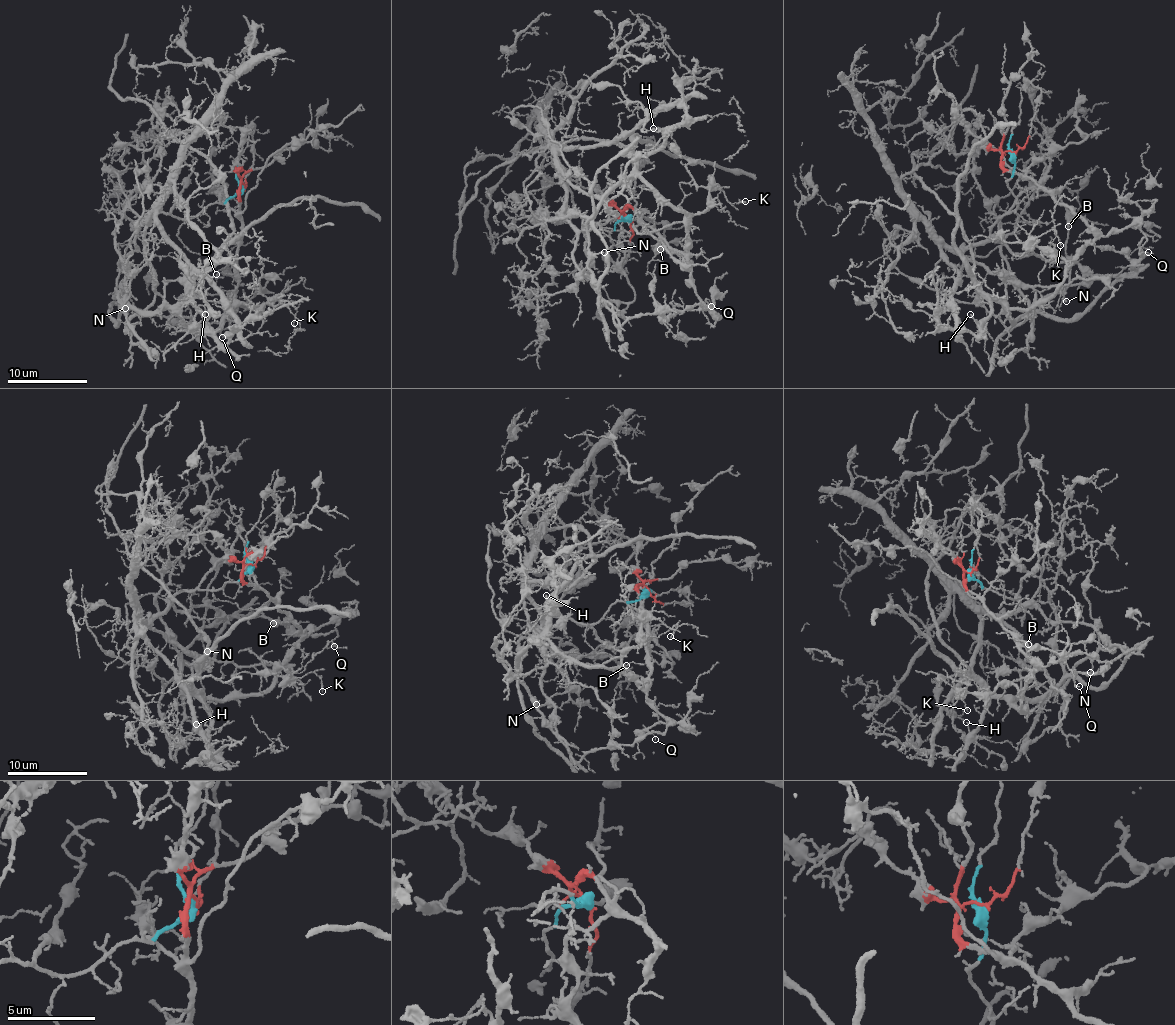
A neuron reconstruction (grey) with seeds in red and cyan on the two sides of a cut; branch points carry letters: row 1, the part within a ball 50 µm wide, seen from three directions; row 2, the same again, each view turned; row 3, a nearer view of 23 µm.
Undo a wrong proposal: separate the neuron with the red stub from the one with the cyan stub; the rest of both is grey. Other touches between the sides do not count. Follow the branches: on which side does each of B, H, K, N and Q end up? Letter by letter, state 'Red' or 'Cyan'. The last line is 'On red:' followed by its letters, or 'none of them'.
B: Red
H: Red
K: Red
N: Red
Q: Red
On red: B, H, K, N, Q

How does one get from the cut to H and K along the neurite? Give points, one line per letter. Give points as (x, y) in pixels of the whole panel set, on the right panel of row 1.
H: (1012, 151), (1004, 168), (1041, 185), (1093, 238), (1045, 299), (1028, 308), (991, 298), (979, 324), (970, 315)
K: (1012, 151), (1004, 168), (1041, 185), (1093, 238), (1069, 263), (1036, 237), (1052, 229), (1061, 245)

